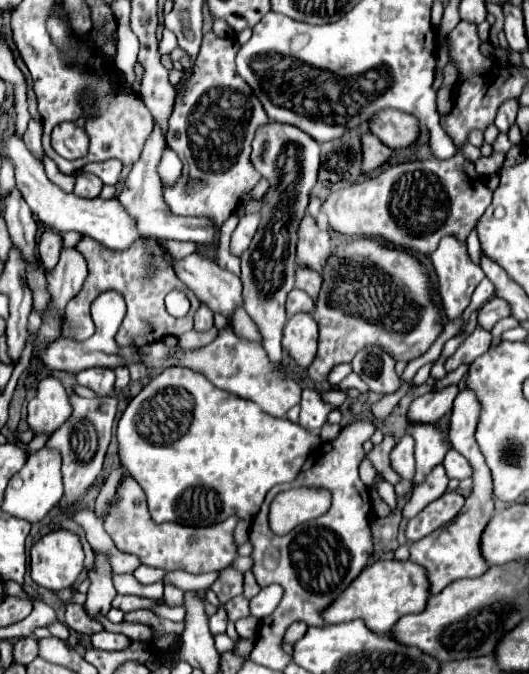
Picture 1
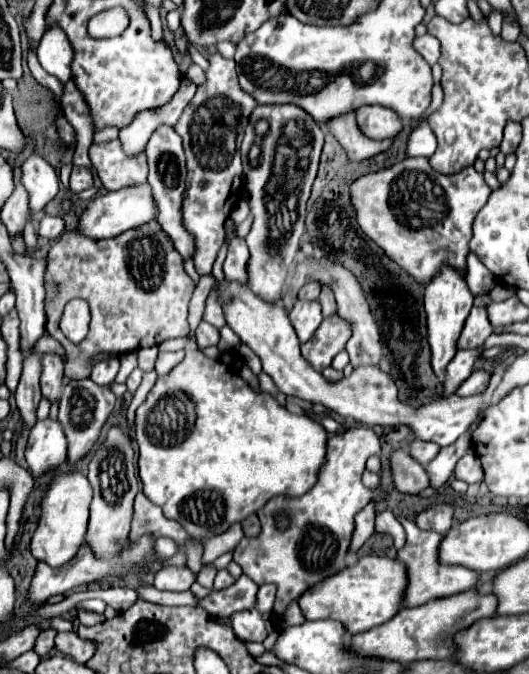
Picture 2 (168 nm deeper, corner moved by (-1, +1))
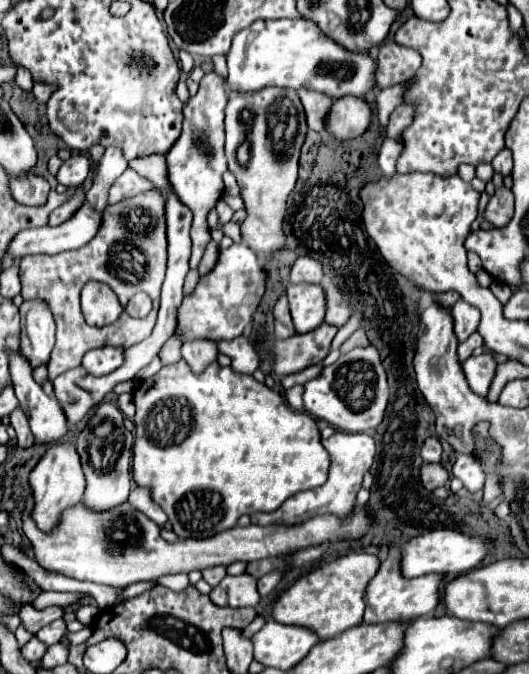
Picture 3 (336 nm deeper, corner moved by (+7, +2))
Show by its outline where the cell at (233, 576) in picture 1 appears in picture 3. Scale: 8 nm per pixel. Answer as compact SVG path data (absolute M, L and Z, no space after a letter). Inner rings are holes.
M212 566L208 570L202 570L202 576L204 580L210 584L210 586L216 586L224 576L226 576L226 568L224 566Z

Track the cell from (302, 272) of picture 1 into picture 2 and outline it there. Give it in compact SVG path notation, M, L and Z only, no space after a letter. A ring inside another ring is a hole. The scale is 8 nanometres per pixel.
M322 285L322 293L320 293L320 305L322 305L322 313L324 317L330 317L336 313L336 301L334 301L334 293L328 285Z

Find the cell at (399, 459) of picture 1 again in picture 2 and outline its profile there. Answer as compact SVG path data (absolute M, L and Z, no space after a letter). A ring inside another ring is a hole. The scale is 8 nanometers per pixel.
M416 439L412 445L410 445L410 455L422 463L422 465L428 465L436 455L438 455L440 447L436 443L430 443L430 441L422 441L422 439Z

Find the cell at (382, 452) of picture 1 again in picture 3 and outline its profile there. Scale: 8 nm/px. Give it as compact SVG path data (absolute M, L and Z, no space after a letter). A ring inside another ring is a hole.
M422 464L420 466L420 482L426 490L434 490L448 482L448 472L440 464Z

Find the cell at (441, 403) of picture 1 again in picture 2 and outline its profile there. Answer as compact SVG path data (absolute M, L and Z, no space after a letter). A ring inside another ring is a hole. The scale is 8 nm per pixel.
M476 347L476 349L468 349L468 351L458 351L456 357L452 359L452 363L448 365L448 375L444 377L444 395L452 395L456 387L460 387L460 383L464 379L470 377L474 363L478 361L478 357L482 355L484 347Z

